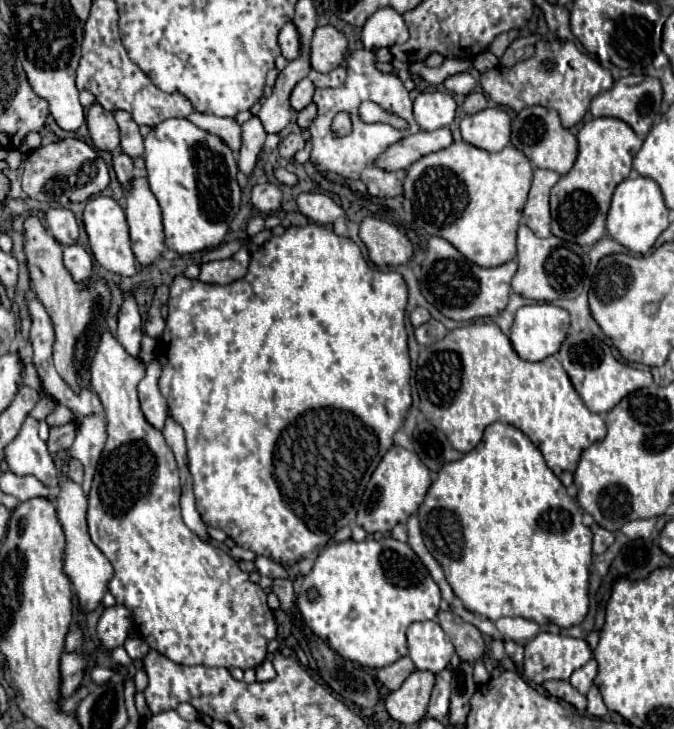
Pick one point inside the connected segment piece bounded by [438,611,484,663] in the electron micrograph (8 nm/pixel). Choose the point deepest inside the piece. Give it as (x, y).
(467, 640)

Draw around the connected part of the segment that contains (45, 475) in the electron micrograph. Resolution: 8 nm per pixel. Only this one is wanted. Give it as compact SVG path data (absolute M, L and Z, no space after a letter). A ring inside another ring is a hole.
M26 417L20 433L4 449L4 461L16 475L34 475L48 487L56 487L56 467L46 443L38 437L38 421Z

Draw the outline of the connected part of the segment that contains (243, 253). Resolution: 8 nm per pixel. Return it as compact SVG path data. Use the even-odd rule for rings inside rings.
M244 243L240 251L234 253L230 259L204 263L200 271L200 281L226 285L226 283L242 279L248 271L248 265L250 265L250 249L248 249L248 243Z

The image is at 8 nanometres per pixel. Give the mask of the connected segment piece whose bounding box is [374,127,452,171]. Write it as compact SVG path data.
M442 127L436 131L420 131L416 135L404 137L390 145L376 161L374 165L384 171L398 171L398 169L408 169L414 161L428 153L436 153L440 149L446 149L452 145L452 133L450 129Z

